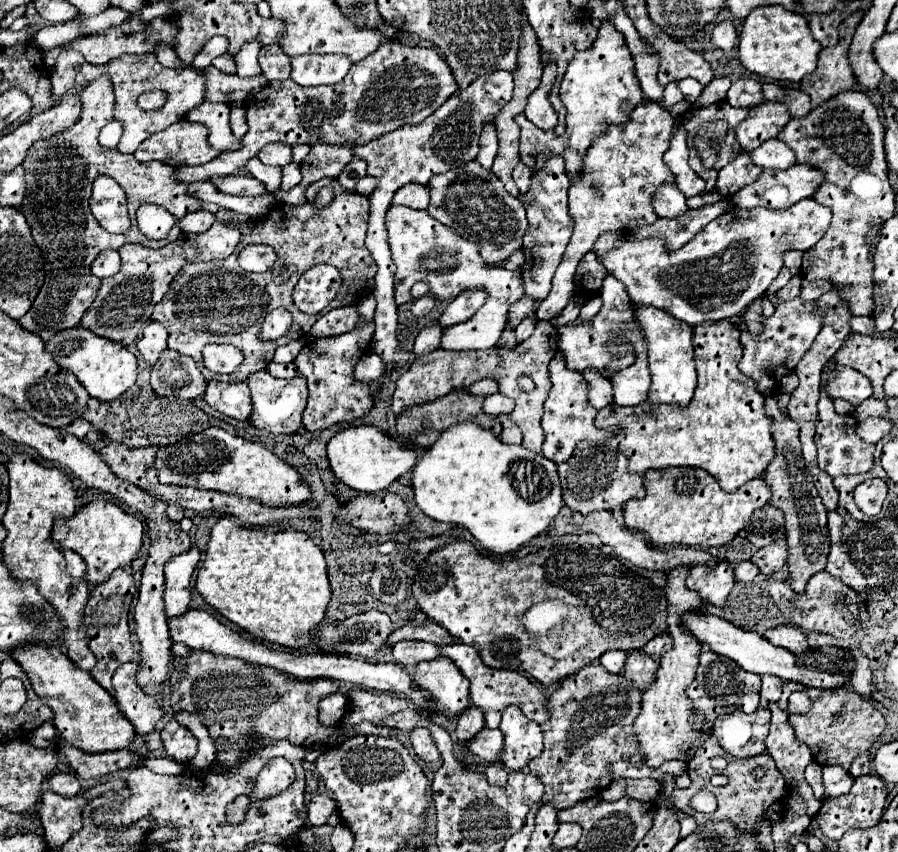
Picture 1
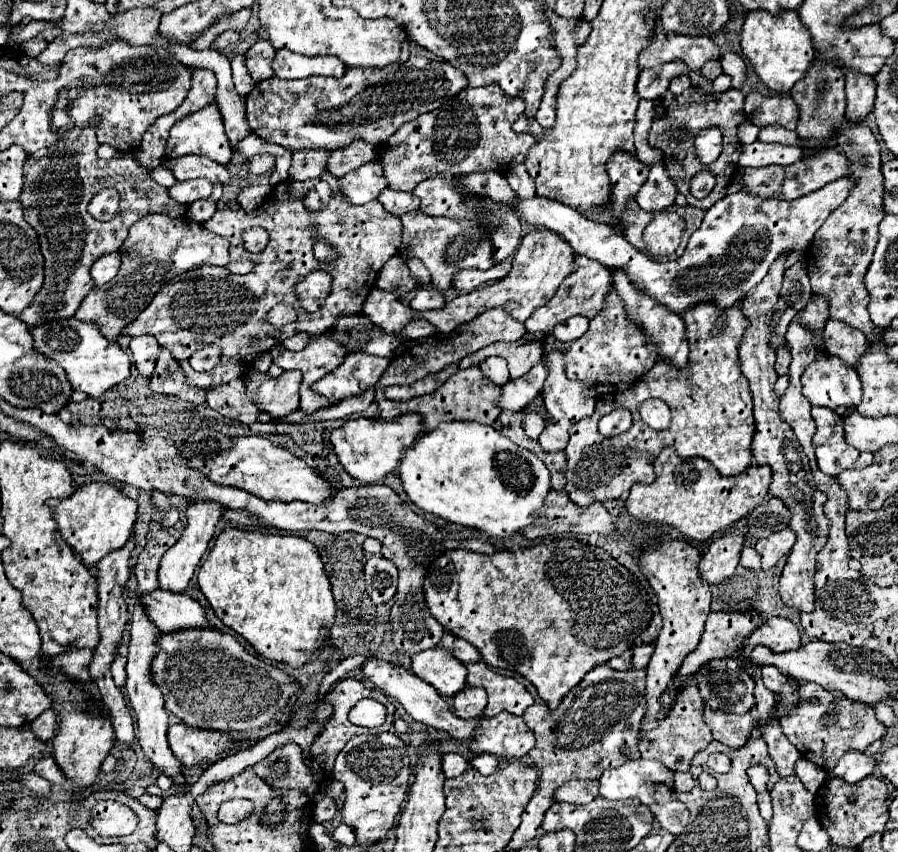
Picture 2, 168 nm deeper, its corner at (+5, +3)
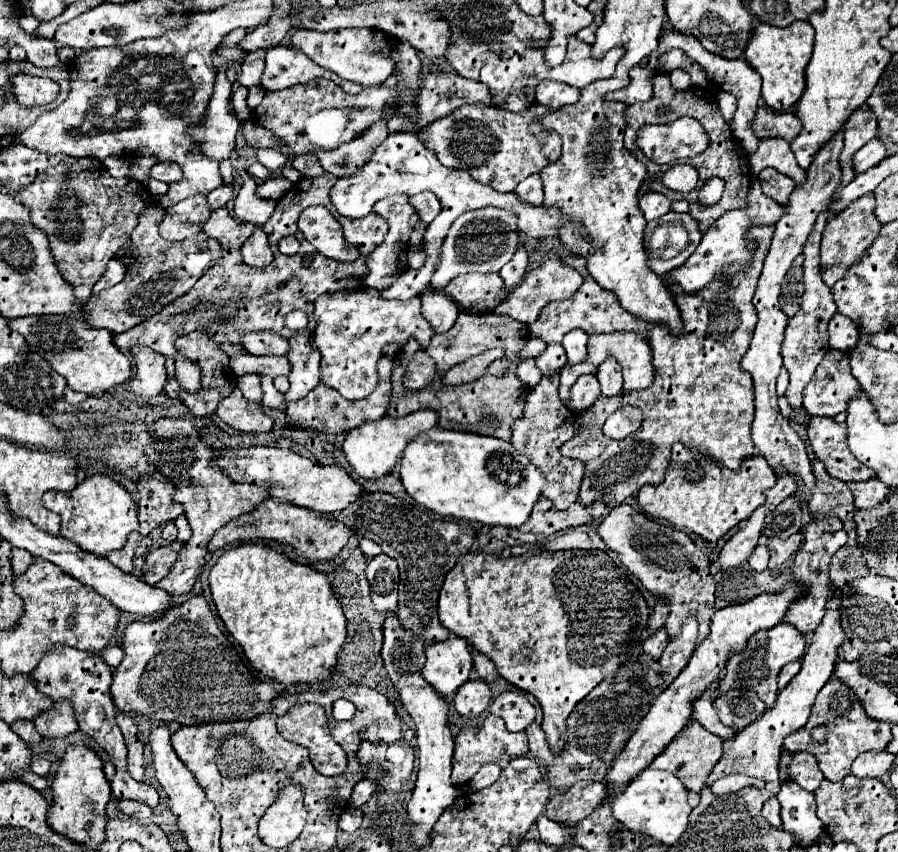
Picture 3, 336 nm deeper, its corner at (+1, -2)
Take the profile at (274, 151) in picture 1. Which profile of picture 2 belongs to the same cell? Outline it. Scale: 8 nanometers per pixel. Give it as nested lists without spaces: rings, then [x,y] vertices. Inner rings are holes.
[[[255,155],[249,159],[249,169],[253,175],[265,175],[275,169],[275,159],[269,155]]]

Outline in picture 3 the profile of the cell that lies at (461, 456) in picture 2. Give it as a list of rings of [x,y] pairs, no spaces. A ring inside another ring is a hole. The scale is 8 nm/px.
[[[435,426],[433,430],[427,430],[419,434],[403,452],[401,458],[401,482],[407,490],[407,494],[427,510],[441,514],[441,516],[453,516],[467,522],[479,522],[483,526],[505,526],[505,528],[517,528],[527,522],[531,516],[533,506],[543,496],[543,472],[531,464],[531,460],[523,454],[519,454],[511,442],[491,438],[491,436],[479,436],[471,432],[457,432],[457,430],[445,430]]]

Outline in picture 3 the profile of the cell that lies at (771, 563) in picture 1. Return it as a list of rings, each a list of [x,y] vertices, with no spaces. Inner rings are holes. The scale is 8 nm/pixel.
[[[793,534],[789,536],[787,540],[779,540],[779,538],[771,538],[767,542],[767,548],[769,548],[769,554],[771,554],[771,560],[769,560],[769,568],[777,568],[781,566],[785,560],[789,560],[801,546],[801,534]]]

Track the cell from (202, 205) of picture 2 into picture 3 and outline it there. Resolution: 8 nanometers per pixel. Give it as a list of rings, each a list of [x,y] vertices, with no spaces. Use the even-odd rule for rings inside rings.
[[[225,184],[219,186],[217,190],[213,190],[211,194],[207,194],[207,202],[209,202],[211,212],[215,212],[217,208],[223,208],[231,196],[233,196],[233,186],[225,186]]]

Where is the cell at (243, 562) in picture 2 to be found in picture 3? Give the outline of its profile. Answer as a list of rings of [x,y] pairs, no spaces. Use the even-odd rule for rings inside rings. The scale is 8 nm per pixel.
[[[255,542],[227,548],[209,574],[213,602],[227,632],[241,644],[249,662],[265,676],[291,684],[313,684],[327,680],[337,662],[337,652],[347,638],[347,620],[339,600],[333,596],[329,580],[323,572],[287,558],[283,552]]]

